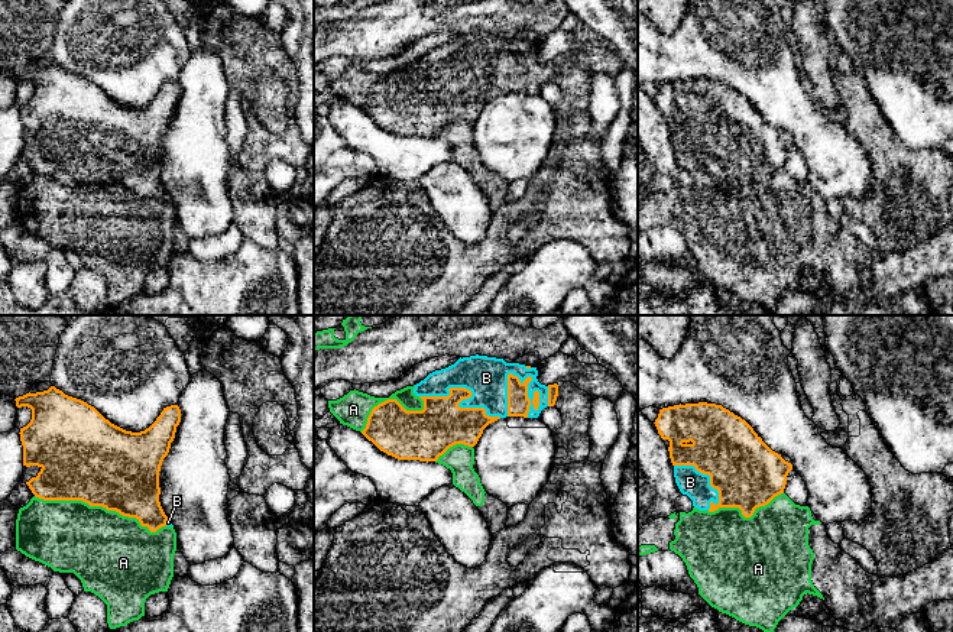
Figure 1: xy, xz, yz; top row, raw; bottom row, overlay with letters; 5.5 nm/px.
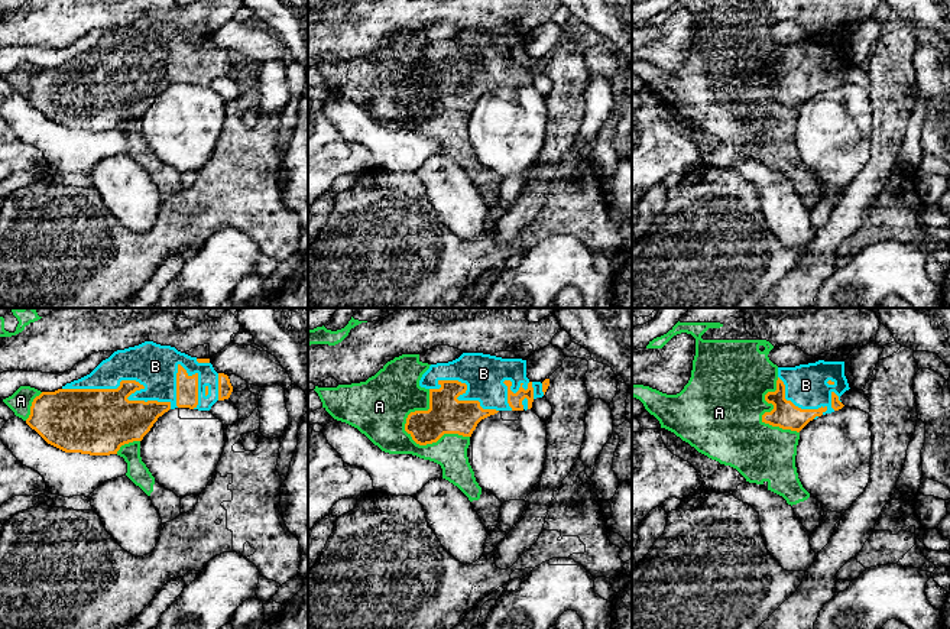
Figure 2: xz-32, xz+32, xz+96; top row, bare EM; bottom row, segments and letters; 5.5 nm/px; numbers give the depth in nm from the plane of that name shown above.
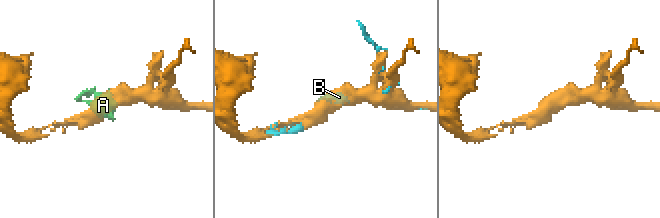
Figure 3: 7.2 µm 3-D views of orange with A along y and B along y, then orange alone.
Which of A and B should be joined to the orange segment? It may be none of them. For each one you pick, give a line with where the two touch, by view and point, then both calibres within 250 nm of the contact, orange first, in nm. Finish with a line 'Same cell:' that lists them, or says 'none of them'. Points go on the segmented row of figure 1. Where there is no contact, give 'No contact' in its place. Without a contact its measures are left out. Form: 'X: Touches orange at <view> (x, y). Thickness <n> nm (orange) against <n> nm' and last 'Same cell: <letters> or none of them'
B: Touches orange at xz (508, 385). Thickness 130 nm (orange) against 220 nm
Same cell: B

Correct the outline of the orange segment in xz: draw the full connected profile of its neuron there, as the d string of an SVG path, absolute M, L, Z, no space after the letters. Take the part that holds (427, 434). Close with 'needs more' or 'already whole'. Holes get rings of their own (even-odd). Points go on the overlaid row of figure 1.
M479 354L460 357L415 385L414 393L424 401L422 411L406 411L396 399L388 399L372 409L362 434L398 460L437 461L456 444L474 447L483 430L499 418L538 418L544 408L554 406L558 385L541 385L537 376L537 367L503 359Z; needs more

